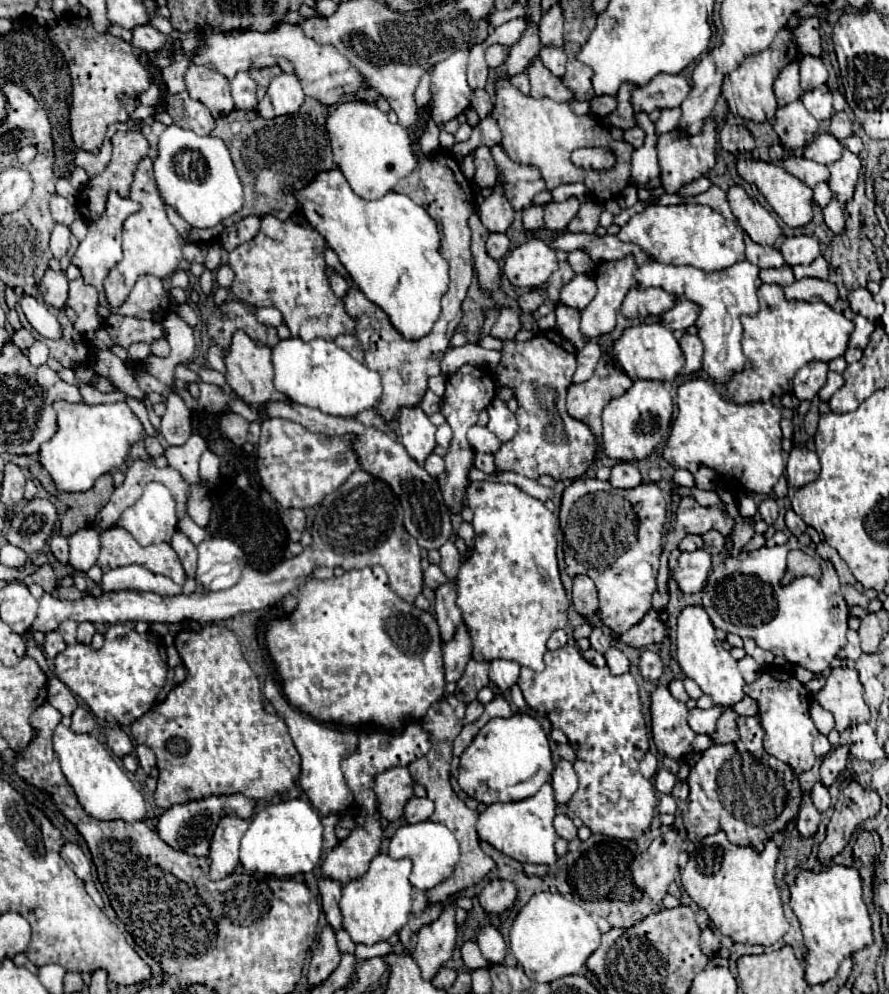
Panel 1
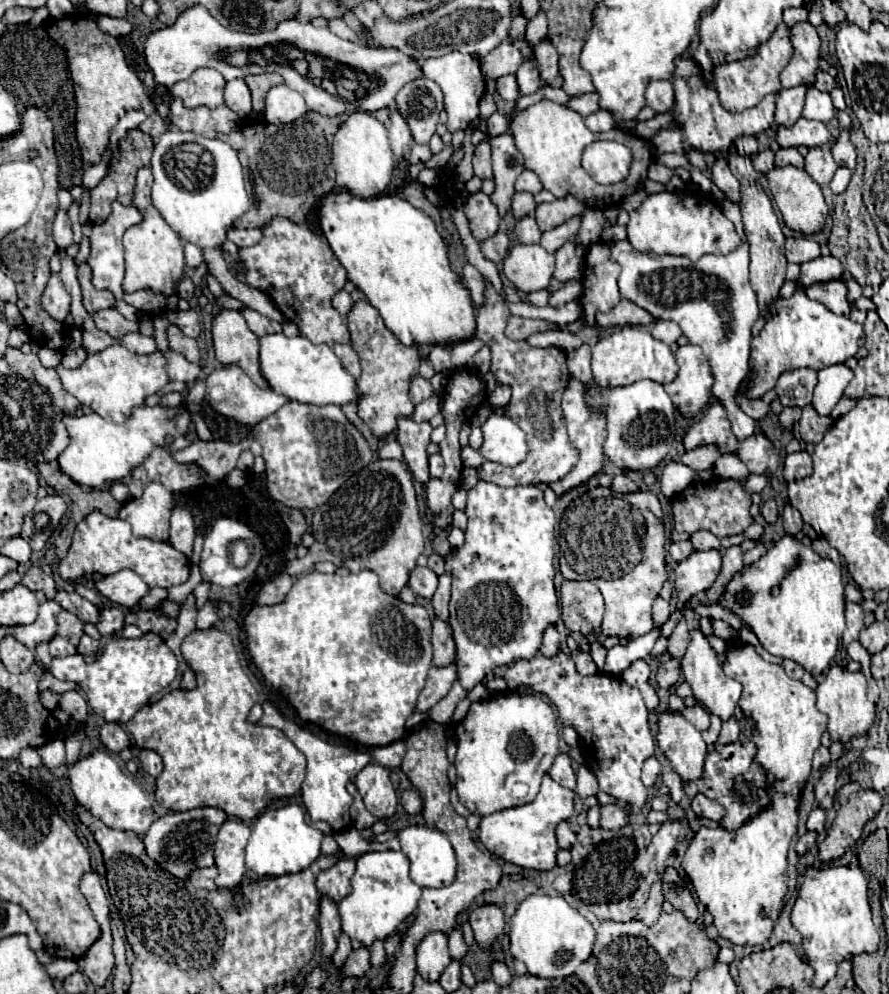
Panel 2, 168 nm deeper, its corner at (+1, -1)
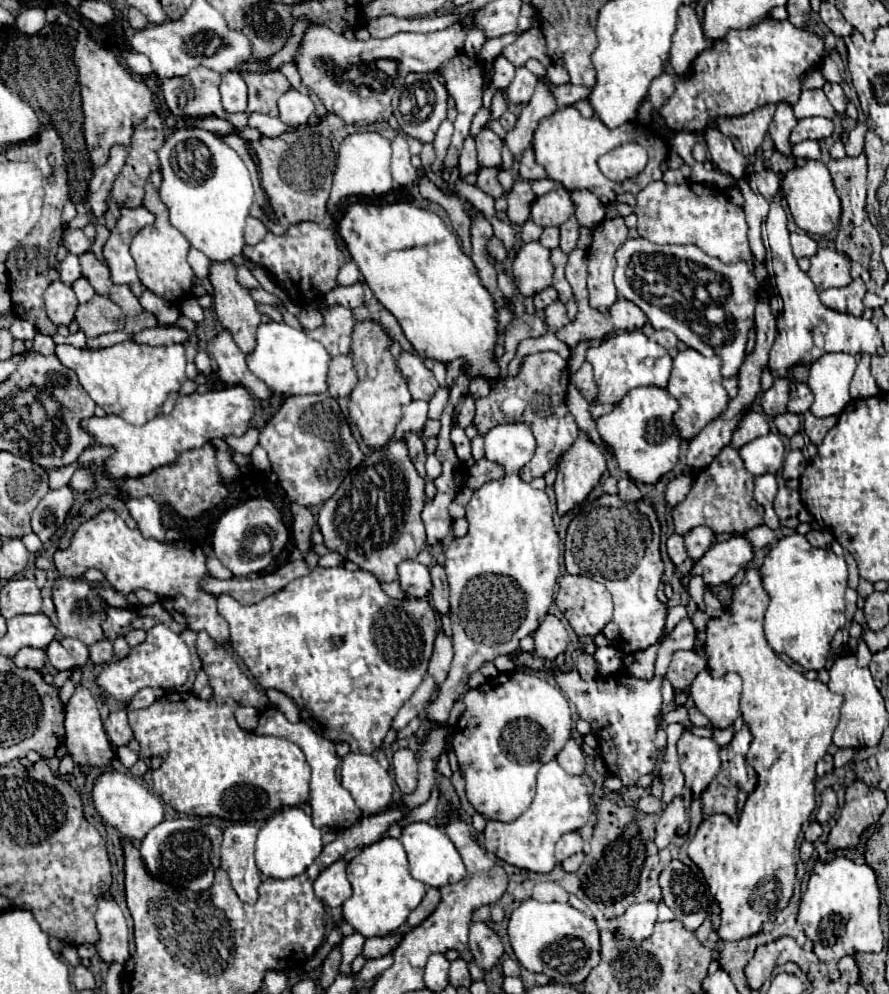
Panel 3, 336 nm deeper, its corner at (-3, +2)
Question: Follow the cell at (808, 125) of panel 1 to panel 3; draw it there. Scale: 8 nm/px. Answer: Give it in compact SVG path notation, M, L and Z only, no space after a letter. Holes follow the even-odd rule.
M812 117L812 119L800 119L796 123L796 127L792 129L790 133L790 143L796 145L796 143L802 143L806 139L814 139L814 141L820 141L820 139L828 139L832 135L834 127L832 127L832 121L826 119L826 117Z

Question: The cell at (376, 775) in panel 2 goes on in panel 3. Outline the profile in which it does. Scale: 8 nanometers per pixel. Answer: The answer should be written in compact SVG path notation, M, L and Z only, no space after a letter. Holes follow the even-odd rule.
M348 753L340 765L342 787L350 791L364 815L386 811L392 803L392 777L372 755Z

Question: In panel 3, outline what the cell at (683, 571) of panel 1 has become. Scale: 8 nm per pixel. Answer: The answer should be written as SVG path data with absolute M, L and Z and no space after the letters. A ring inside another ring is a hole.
M744 535L714 543L700 561L694 563L692 575L702 575L708 585L728 583L740 569L754 559L754 547Z

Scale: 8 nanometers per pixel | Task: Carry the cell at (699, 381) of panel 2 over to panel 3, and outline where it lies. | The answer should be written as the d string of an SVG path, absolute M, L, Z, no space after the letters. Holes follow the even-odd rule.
M686 349L676 355L674 369L672 369L666 389L680 403L680 409L674 415L674 425L684 441L690 441L692 437L696 437L710 421L714 421L728 407L728 393L722 385L720 359L716 359L716 357L708 359L702 353L698 353L696 349Z

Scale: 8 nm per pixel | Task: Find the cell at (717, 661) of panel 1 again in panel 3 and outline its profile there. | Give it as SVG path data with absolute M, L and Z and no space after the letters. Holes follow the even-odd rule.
M708 669L700 671L690 687L690 695L698 711L708 717L714 729L726 729L740 717L740 691L740 675L728 673L720 679L714 679Z

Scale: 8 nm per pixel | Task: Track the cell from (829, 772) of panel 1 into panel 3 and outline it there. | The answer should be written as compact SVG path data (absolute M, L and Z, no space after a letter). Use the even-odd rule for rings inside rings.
M828 787L824 793L822 793L822 803L818 807L818 813L816 813L816 821L820 825L826 825L830 821L830 817L836 813L838 809L838 803L836 803L836 793L832 787Z

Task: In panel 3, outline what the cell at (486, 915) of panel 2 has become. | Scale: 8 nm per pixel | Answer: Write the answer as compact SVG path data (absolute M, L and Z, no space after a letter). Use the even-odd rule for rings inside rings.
M472 923L470 925L468 949L472 953L474 963L482 971L492 969L500 961L500 957L504 955L504 949L502 949L498 935L486 923Z

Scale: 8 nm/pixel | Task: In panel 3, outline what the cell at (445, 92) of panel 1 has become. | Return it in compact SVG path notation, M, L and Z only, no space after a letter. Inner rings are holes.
M456 55L452 59L448 59L448 63L442 63L438 73L446 79L446 89L448 93L454 97L456 101L456 109L458 109L458 117L454 119L454 135L452 135L452 143L448 147L448 153L444 157L444 169L454 169L458 165L458 155L462 151L464 139L470 135L470 127L472 127L472 119L478 113L478 109L482 107L482 91L484 91L484 69L470 57L466 55Z

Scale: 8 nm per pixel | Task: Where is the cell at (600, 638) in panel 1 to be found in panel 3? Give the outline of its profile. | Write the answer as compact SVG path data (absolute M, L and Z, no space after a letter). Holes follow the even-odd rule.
M610 645L608 647L598 647L596 653L594 653L594 659L596 659L600 675L612 675L622 665L622 659L620 659L618 651L614 647L610 647Z

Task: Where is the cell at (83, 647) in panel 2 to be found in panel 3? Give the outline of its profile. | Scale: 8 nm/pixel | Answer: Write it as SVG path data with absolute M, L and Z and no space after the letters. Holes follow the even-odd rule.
M102 639L102 641L94 643L94 645L90 645L90 661L92 661L94 665L104 665L104 663L112 661L112 657L114 657L112 641Z

